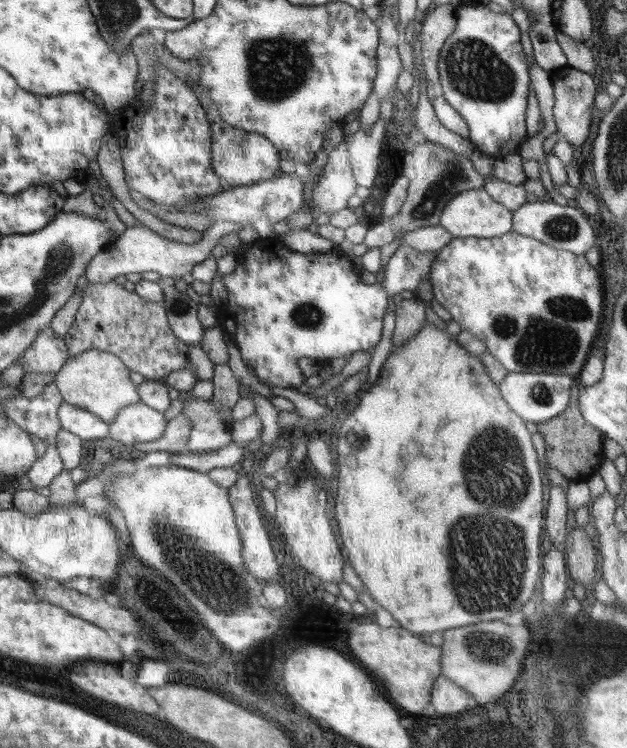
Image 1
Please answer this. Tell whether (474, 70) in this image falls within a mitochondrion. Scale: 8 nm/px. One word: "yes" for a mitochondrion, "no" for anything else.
yes

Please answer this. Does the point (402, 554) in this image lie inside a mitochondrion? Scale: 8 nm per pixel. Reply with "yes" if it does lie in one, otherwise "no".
no

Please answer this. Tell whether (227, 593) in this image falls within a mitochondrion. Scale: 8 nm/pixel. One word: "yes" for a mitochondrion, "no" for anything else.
yes

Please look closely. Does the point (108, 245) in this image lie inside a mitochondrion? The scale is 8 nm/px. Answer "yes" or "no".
no

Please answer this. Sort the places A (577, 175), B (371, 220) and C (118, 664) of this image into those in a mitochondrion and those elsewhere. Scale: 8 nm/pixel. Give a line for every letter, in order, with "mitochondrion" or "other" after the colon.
A: other
B: other
C: other

